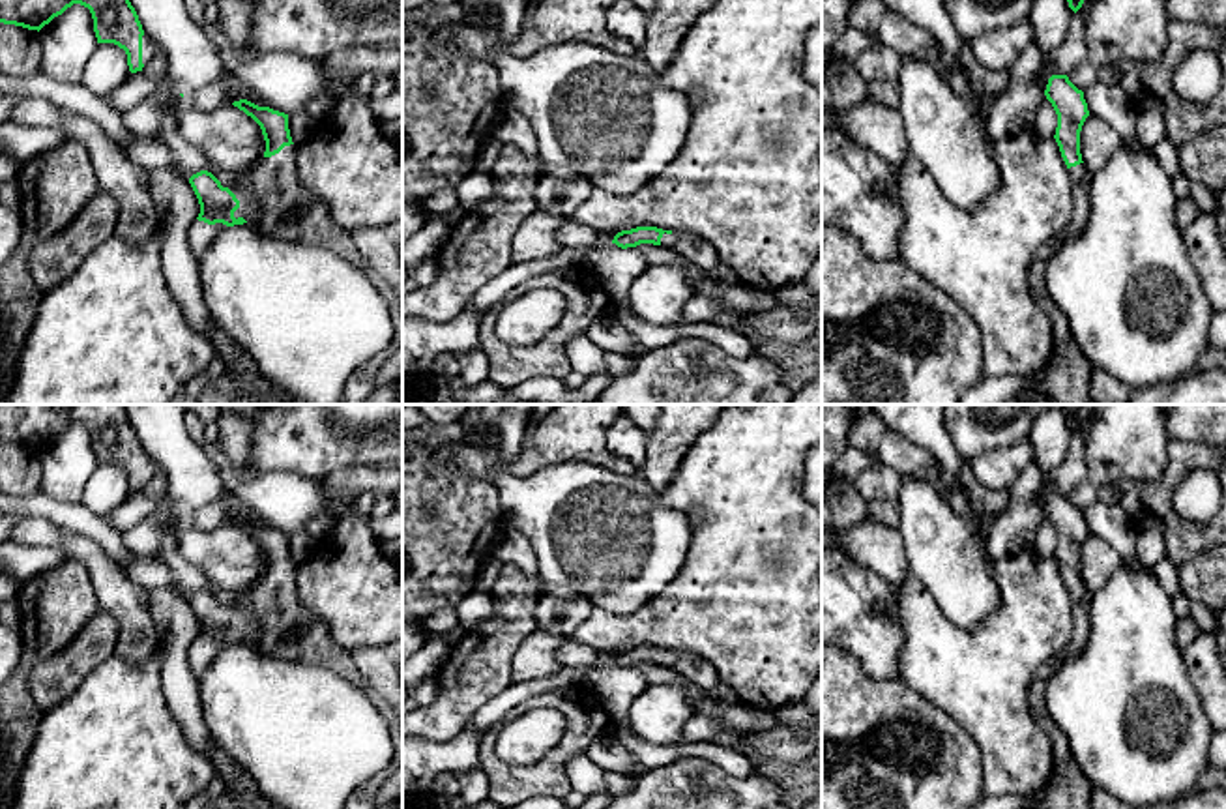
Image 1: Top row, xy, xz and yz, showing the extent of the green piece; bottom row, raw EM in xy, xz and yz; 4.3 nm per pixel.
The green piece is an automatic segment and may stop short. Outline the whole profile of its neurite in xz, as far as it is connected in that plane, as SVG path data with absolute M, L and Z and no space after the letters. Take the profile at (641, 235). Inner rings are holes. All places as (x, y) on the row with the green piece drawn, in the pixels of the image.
M636 227L631 230L618 232L612 243L621 249L636 247L640 243L663 245L687 258L708 275L719 279L719 268L722 262L715 247L696 234L672 232L657 227Z

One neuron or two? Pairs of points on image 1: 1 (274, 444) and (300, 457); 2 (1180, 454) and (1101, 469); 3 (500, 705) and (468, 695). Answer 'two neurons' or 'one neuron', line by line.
1: one neuron
2: two neurons
3: two neurons

